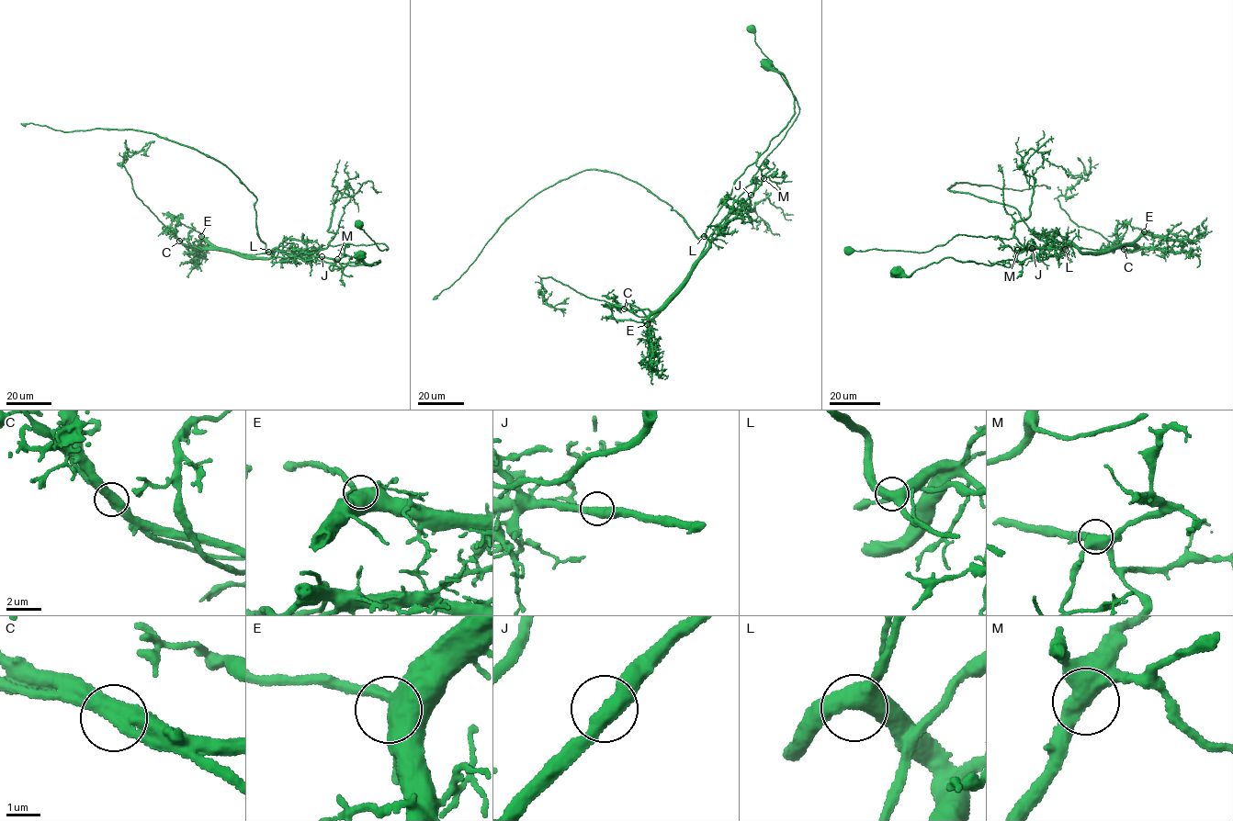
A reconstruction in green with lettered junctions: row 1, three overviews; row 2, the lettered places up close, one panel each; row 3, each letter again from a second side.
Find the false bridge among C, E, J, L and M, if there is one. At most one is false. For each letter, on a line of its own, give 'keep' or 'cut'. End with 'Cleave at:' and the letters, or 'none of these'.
C: cut
E: keep
J: keep
L: keep
M: keep
Cleave at: C

